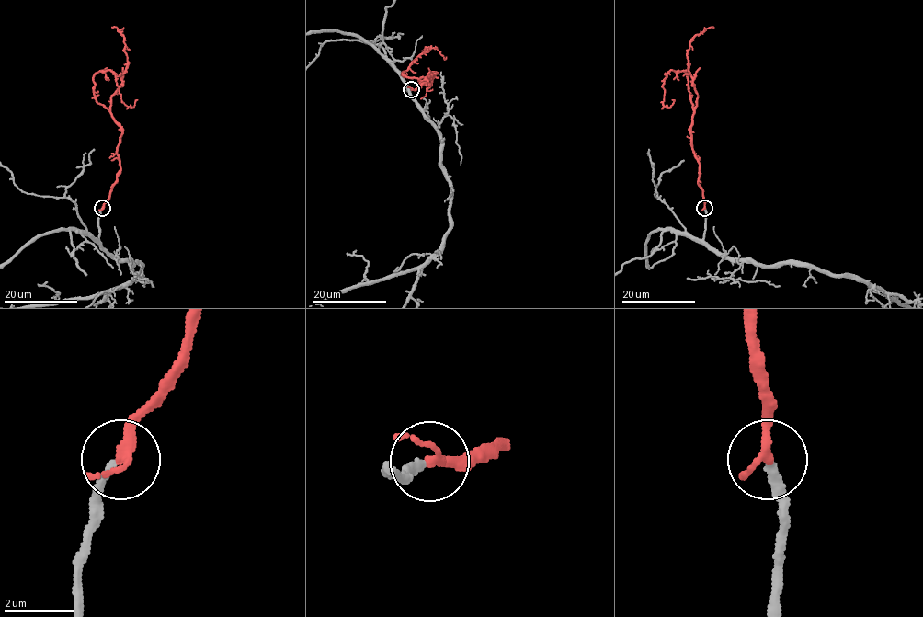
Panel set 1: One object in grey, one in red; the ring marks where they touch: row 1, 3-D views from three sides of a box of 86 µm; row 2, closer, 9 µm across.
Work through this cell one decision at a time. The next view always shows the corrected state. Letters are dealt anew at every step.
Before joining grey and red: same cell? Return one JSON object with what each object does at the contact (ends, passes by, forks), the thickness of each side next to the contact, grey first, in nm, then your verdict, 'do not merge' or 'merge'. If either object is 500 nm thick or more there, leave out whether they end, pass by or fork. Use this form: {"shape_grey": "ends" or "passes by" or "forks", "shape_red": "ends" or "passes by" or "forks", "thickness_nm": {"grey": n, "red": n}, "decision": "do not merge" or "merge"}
{"shape_grey": "ends", "shape_red": "passes by", "thickness_nm": {"grey": 240, "red": 240}, "decision": "merge"}

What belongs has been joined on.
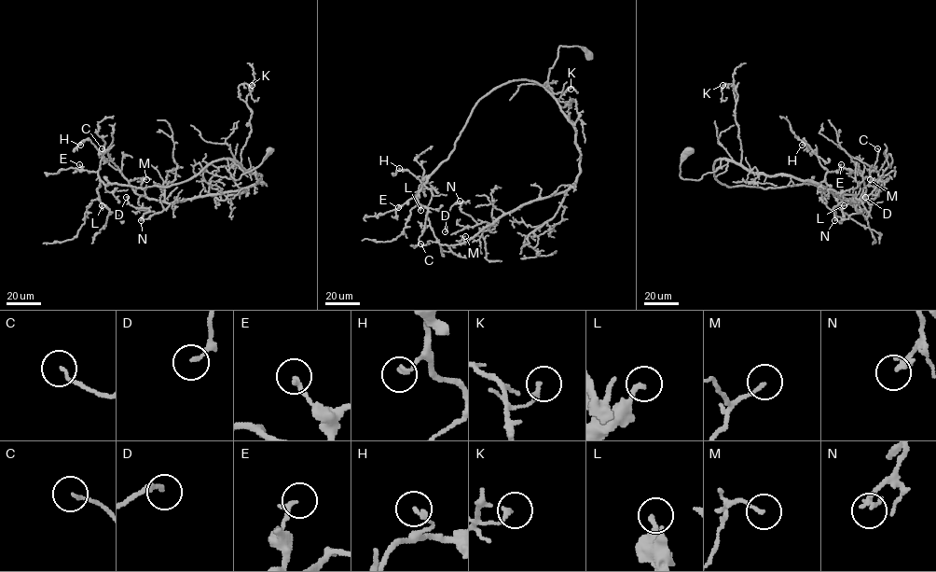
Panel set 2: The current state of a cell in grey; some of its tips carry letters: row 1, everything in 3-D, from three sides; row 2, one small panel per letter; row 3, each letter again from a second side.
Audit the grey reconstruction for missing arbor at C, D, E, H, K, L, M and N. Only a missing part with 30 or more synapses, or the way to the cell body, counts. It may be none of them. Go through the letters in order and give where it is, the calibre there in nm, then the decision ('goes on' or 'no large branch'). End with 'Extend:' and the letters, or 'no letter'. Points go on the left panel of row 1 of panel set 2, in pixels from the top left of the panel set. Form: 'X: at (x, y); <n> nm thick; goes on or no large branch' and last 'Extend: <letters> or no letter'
C: at (102, 148); 120 nm thick; no large branch
D: at (126, 197); 180 nm thick; no large branch
E: at (79, 164); 220 nm thick; no large branch
H: at (80, 145); 160 nm thick; no large branch
K: at (252, 85); 170 nm thick; no large branch
L: at (102, 205); 200 nm thick; no large branch
M: at (146, 179); 140 nm thick; no large branch
N: at (141, 220); 240 nm thick; no large branch
Extend: no letter

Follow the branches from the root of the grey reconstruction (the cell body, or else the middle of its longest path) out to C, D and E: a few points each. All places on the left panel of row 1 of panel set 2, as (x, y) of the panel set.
C: (269, 149), (239, 179), (228, 169), (236, 160), (261, 175), (255, 183), (165, 202), (137, 194), (102, 148)
D: (269, 149), (239, 179), (233, 161), (261, 175), (240, 189), (142, 219), (149, 209), (126, 197)
E: (269, 149), (239, 179), (230, 175), (227, 160), (220, 159), (167, 187), (105, 185), (97, 172), (79, 164)

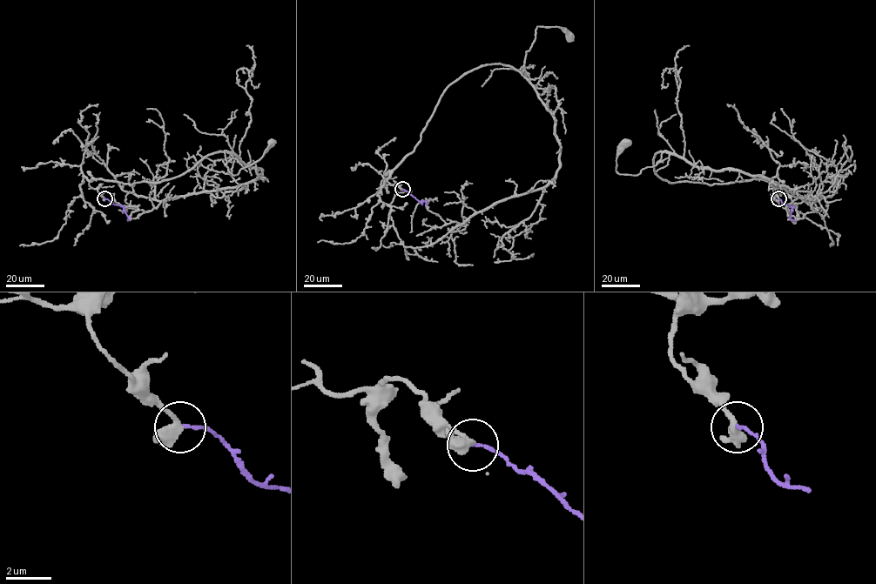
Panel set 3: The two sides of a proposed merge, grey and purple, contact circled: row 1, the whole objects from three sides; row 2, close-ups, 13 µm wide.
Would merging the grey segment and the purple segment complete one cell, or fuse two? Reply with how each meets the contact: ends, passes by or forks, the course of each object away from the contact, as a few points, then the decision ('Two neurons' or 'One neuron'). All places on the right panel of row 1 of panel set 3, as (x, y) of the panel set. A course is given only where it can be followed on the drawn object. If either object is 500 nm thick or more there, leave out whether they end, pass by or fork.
At the ring grey passes by. At the ring purple ends. Course of grey: (778, 198), (762, 179), (670, 183), (655, 171), (660, 151), (656, 164), (619, 174), (617, 147), (625, 141). Course of purple: (778, 198), (791, 206), (790, 218), (796, 221). Two neurons

